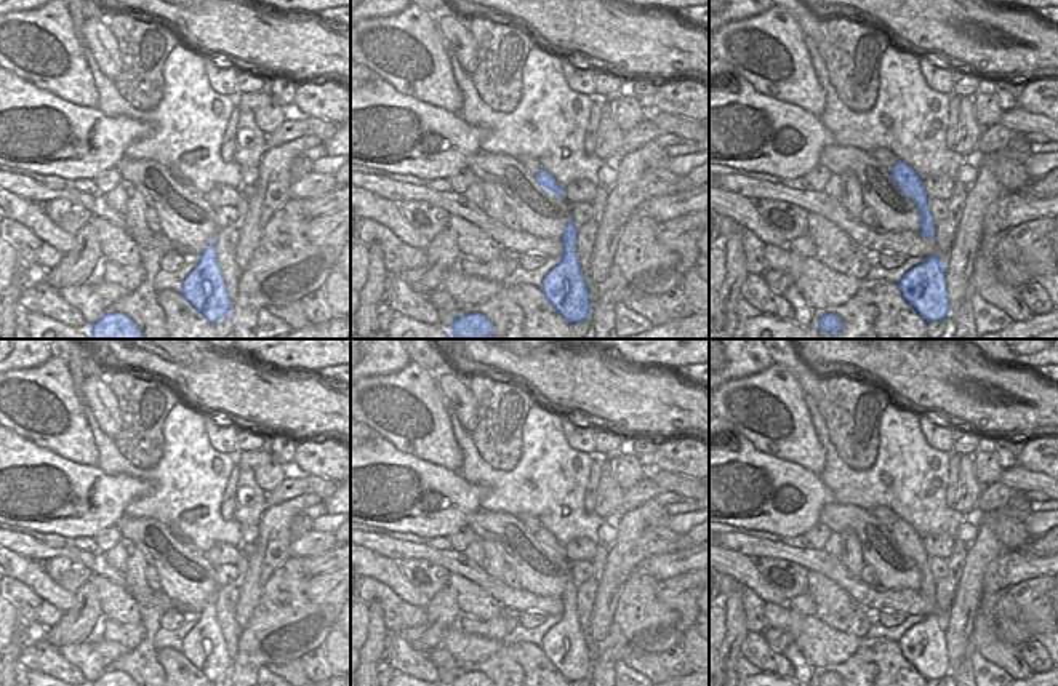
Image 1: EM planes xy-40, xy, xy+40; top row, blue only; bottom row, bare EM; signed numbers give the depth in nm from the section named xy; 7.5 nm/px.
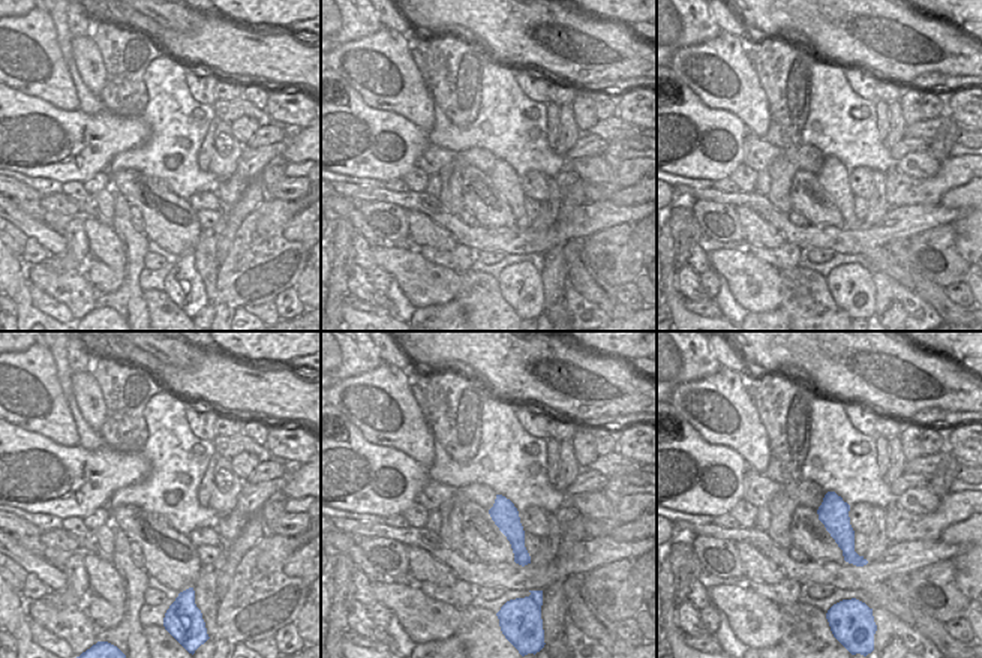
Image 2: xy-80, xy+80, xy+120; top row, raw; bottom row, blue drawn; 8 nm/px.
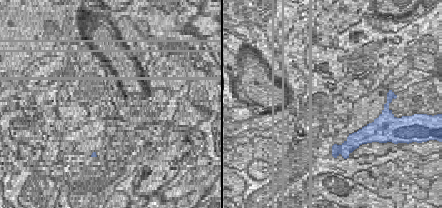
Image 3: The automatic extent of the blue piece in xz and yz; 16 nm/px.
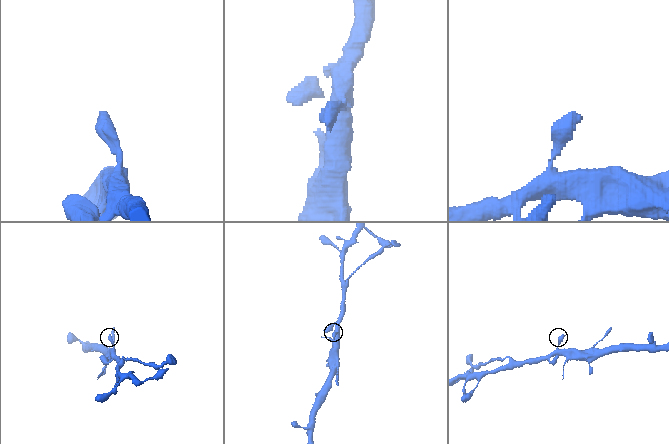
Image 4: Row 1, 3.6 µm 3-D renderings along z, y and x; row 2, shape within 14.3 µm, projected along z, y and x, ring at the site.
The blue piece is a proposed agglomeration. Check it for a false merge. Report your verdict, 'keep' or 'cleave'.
keep

